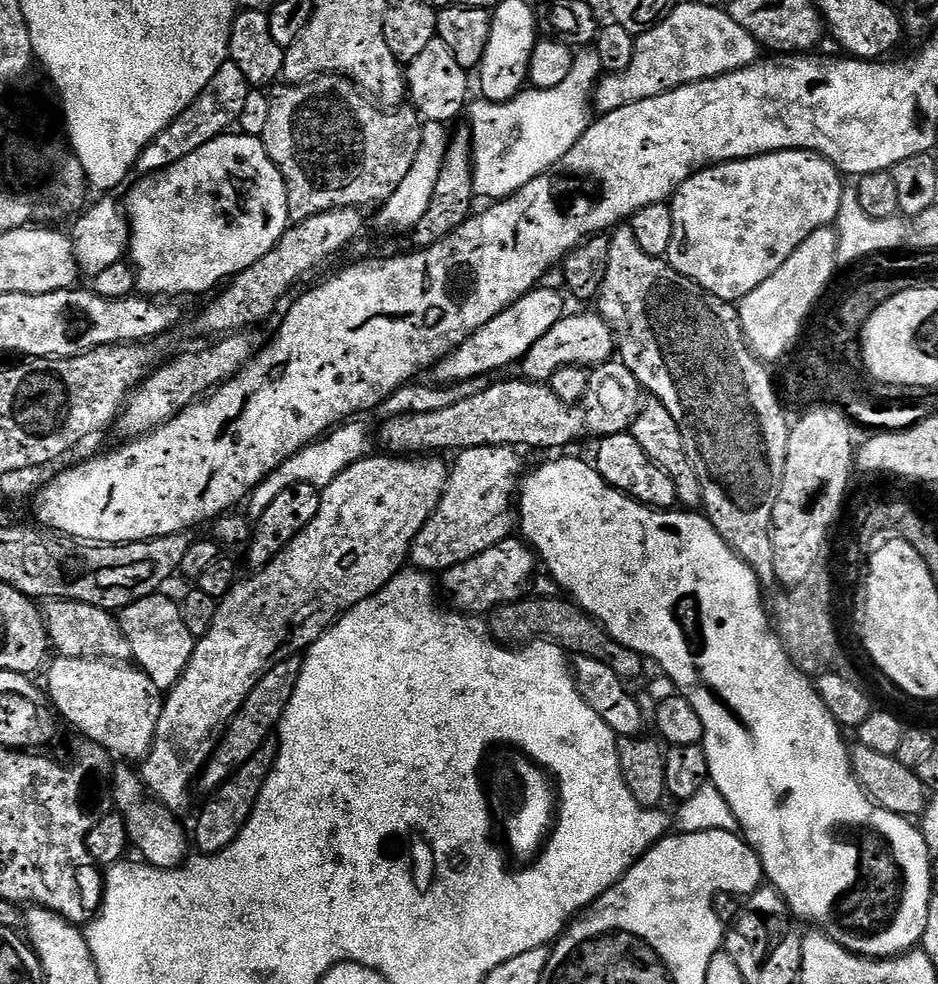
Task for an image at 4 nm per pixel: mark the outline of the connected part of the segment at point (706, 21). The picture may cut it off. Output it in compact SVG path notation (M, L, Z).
M682 2L670 18L635 37L633 62L628 69L605 75L599 81L594 93L595 111L600 114L613 112L680 84L693 84L696 80L709 80L744 68L756 63L761 52L758 41L730 19L727 11L695 2Z

